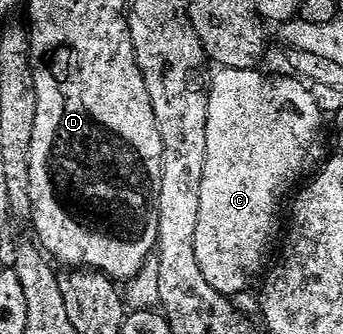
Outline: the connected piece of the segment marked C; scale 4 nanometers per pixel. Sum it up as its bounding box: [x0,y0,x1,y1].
[193,67,326,295]

